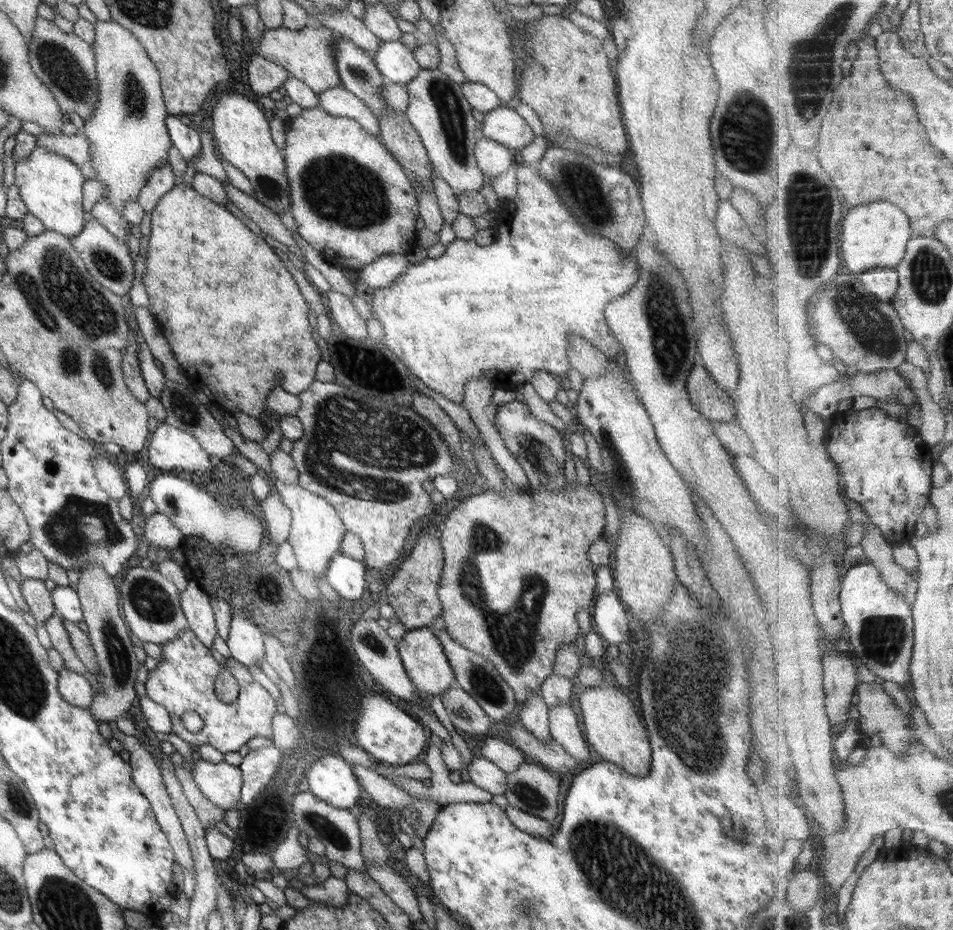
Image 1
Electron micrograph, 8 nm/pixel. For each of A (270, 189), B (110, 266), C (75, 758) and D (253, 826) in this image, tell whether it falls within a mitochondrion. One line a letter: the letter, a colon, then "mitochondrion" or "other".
A: mitochondrion
B: mitochondrion
C: other
D: other

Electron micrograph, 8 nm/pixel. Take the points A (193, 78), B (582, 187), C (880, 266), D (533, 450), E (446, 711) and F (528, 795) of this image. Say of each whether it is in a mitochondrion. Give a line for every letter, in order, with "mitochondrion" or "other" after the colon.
A: other
B: mitochondrion
C: other
D: mitochondrion
E: other
F: mitochondrion

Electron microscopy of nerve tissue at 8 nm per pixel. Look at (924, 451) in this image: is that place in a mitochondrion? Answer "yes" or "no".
no

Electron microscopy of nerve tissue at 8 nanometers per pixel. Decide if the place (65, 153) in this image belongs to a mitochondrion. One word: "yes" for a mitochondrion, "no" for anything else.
no

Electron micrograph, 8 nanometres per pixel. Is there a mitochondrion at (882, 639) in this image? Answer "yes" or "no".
yes

